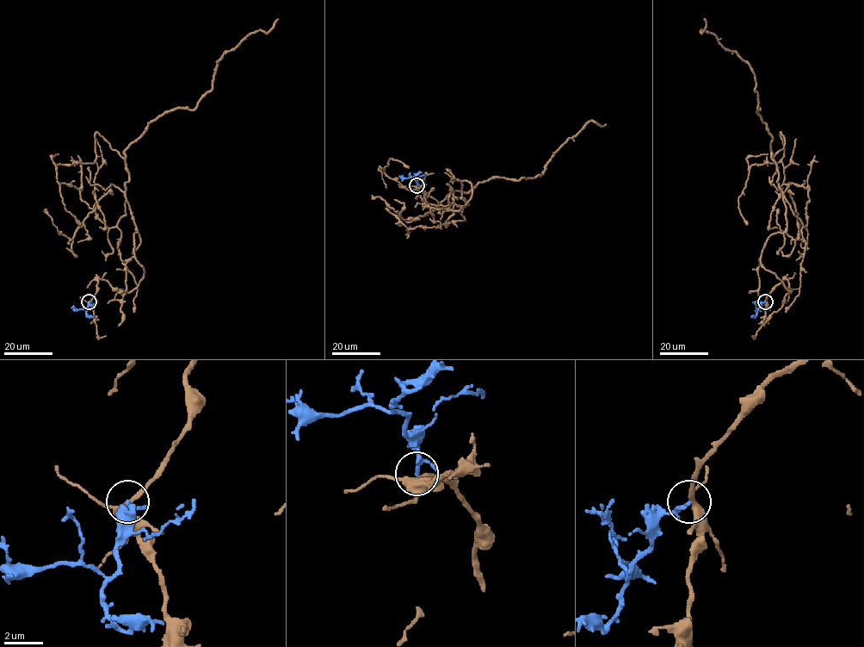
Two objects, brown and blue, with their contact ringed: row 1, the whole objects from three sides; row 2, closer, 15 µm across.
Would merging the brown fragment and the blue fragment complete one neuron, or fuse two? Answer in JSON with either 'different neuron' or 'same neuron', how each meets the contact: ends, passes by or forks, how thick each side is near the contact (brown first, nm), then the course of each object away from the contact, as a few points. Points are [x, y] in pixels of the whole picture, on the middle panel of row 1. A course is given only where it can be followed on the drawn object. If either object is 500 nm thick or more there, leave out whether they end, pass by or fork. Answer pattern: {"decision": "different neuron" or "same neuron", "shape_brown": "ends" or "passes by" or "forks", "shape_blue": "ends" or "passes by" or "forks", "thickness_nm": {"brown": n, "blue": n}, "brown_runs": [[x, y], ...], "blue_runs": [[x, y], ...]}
{"decision": "different neuron", "shape_brown": "forks", "shape_blue": "passes by", "thickness_nm": {"brown": 320, "blue": 150}, "brown_runs": [[417, 186], [428, 206], [459, 211], [463, 180], [464, 207], [452, 191], [540, 177], [587, 123], [605, 124]], "blue_runs": [[417, 185], [415, 178], [398, 177]]}

